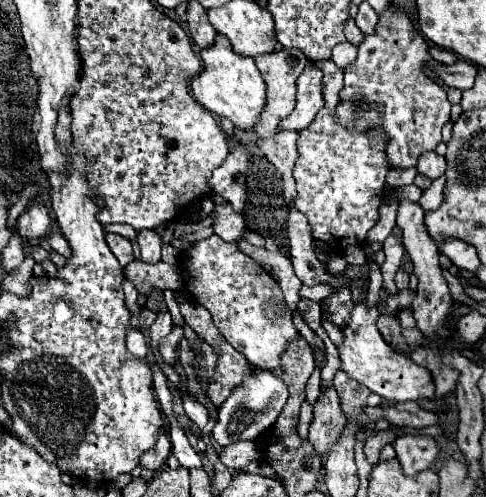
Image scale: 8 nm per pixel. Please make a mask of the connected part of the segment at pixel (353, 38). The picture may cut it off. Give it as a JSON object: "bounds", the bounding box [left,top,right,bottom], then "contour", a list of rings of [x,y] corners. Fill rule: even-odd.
{"bounds":[344,18,362,44],"contour":[[[348,18],[348,20],[346,20],[344,34],[346,34],[346,38],[348,38],[352,44],[358,44],[358,42],[360,42],[360,38],[362,38],[362,32],[360,32],[360,28],[356,26],[356,22],[354,22],[352,18]]]}

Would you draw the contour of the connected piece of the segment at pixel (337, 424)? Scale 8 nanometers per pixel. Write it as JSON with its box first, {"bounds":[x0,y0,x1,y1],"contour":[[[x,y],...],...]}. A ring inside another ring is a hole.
{"bounds":[308,386,344,456],"contour":[[[326,386],[320,390],[320,396],[314,404],[314,420],[310,424],[308,440],[322,456],[326,456],[334,440],[340,436],[342,428],[344,414],[340,412],[340,398],[334,386]]]}

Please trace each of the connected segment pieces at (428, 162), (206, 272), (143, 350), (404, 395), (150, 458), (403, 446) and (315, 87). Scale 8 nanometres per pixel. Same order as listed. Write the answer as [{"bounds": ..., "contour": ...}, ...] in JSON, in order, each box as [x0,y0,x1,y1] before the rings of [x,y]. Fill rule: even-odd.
[{"bounds":[418,152,446,180],"contour":[[[422,152],[418,158],[418,172],[422,172],[424,176],[436,180],[446,172],[446,160],[444,156],[438,156],[436,152]]]},{"bounds":[186,234,298,368],"contour":[[[216,234],[194,242],[186,254],[186,288],[198,304],[210,310],[212,320],[226,342],[244,354],[256,368],[280,368],[284,350],[294,338],[298,338],[292,310],[284,300],[280,284],[260,264],[252,262],[236,242],[224,242]]]},{"bounds":[126,326,148,358],"contour":[[[128,326],[126,330],[126,346],[128,346],[128,352],[132,352],[136,358],[148,356],[148,344],[146,344],[144,334],[132,326]]]},{"bounds":[338,260,436,404],"contour":[[[370,260],[368,266],[370,266],[370,286],[368,286],[366,298],[358,306],[354,306],[348,328],[342,330],[344,344],[338,346],[340,358],[342,358],[342,370],[348,372],[348,376],[358,380],[360,384],[364,384],[370,392],[376,392],[378,396],[394,404],[408,402],[408,400],[418,402],[422,398],[434,400],[436,386],[434,386],[432,372],[424,366],[418,366],[414,360],[396,352],[394,348],[390,348],[376,328],[376,318],[380,316],[376,306],[378,306],[378,292],[382,288],[382,266],[376,264],[374,260]]]},{"bounds":[140,434,170,470],"contour":[[[158,434],[158,440],[156,440],[156,446],[150,448],[148,452],[144,452],[144,458],[140,460],[140,464],[144,468],[150,468],[150,470],[158,470],[164,460],[168,458],[170,454],[170,440],[166,434]]]},{"bounds":[394,434,440,476],"contour":[[[416,434],[396,438],[394,450],[396,458],[402,464],[404,474],[408,476],[414,476],[416,472],[430,468],[440,454],[440,446],[432,436],[416,436]]]},{"bounds":[280,60,324,130],"contour":[[[310,60],[298,78],[298,94],[296,94],[296,108],[290,116],[286,116],[284,124],[280,124],[280,130],[304,130],[318,110],[324,106],[322,96],[322,70]]]}]

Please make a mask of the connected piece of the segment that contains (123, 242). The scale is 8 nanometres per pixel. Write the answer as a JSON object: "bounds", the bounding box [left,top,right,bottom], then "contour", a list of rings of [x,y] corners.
{"bounds":[106,232,134,266],"contour":[[[108,232],[108,234],[106,234],[106,242],[108,242],[112,254],[118,258],[120,266],[128,266],[128,264],[134,260],[130,240],[122,238],[120,234],[112,234],[112,232]]]}

